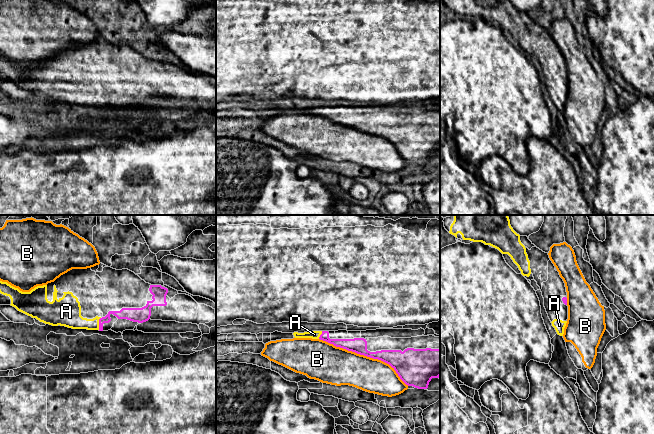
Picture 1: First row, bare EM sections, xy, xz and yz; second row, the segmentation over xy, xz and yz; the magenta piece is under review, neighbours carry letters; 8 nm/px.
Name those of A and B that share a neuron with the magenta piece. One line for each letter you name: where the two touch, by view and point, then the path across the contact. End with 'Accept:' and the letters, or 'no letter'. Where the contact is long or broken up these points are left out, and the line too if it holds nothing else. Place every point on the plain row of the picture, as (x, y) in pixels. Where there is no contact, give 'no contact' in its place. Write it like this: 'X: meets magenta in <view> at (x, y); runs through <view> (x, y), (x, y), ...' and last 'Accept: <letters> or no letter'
A: meets magenta in xy at (99, 99)
Accept: A

